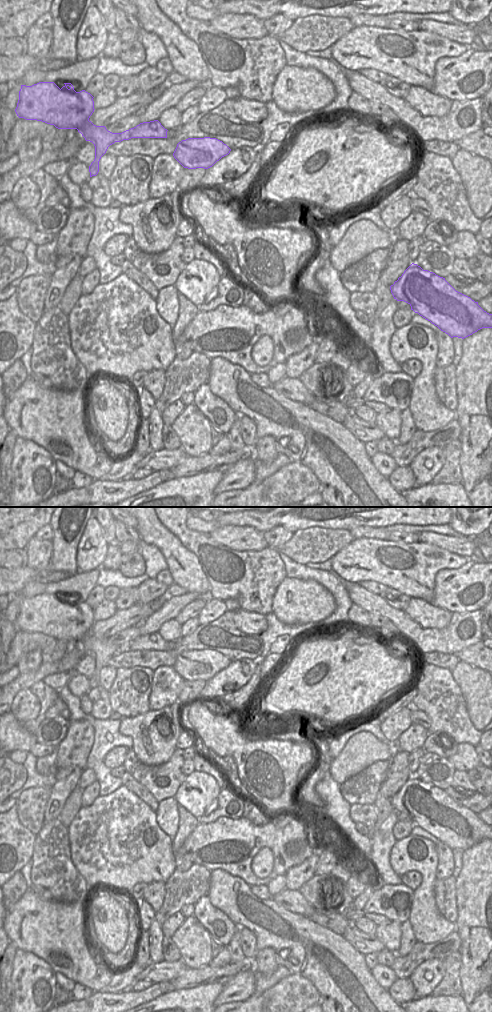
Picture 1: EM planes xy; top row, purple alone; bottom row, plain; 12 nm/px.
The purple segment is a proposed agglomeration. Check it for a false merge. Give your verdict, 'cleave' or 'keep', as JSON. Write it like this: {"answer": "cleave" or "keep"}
{"answer": "keep"}

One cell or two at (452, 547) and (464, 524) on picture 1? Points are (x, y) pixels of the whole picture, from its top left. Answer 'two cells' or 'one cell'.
two cells

